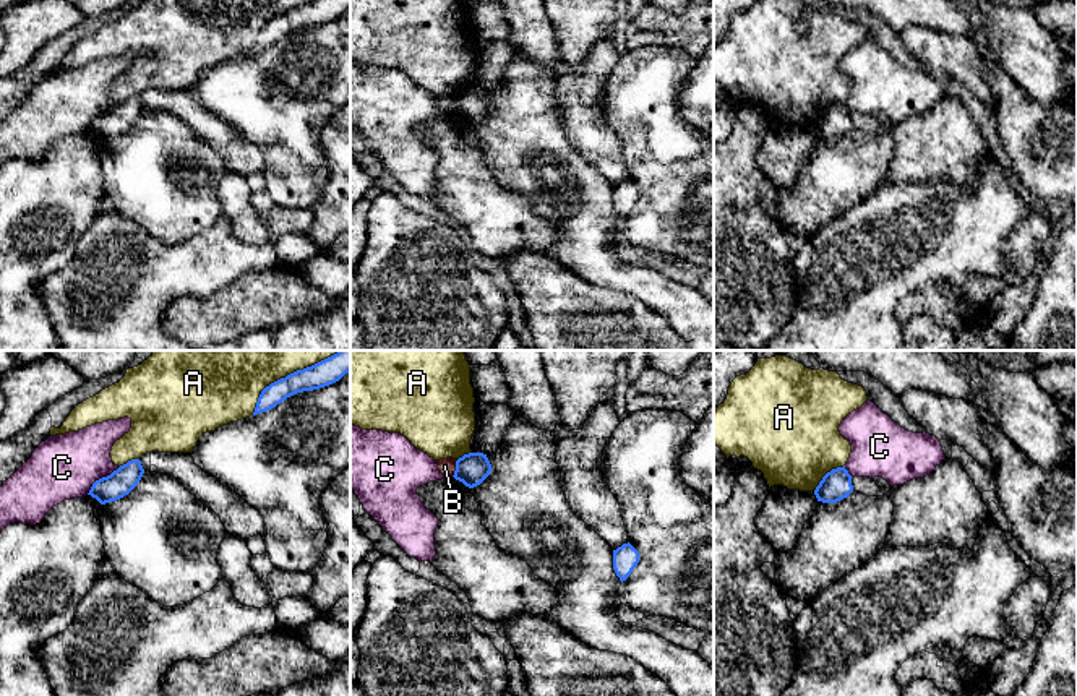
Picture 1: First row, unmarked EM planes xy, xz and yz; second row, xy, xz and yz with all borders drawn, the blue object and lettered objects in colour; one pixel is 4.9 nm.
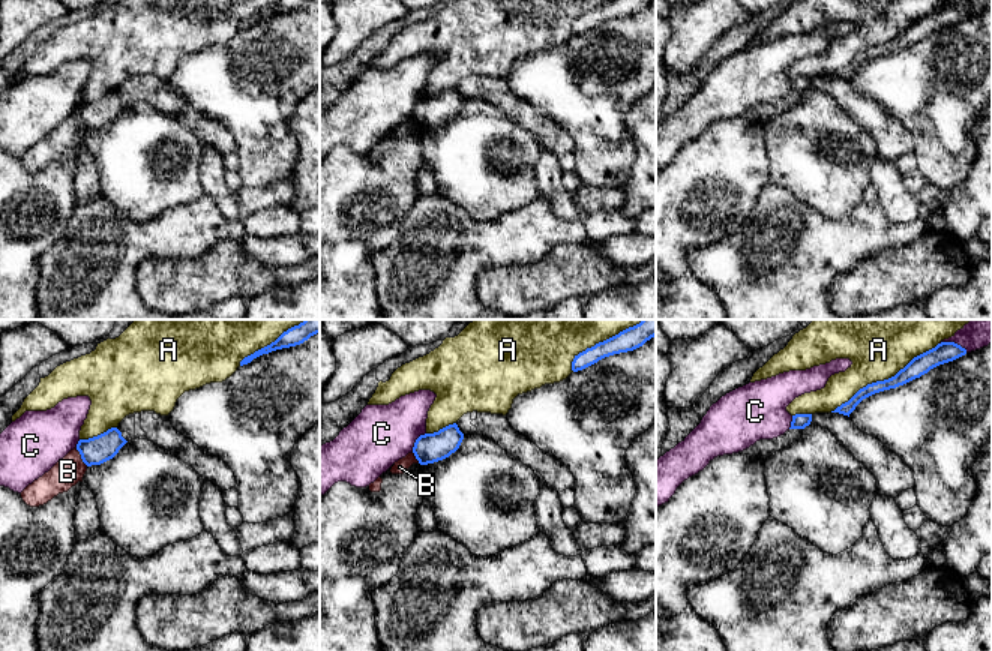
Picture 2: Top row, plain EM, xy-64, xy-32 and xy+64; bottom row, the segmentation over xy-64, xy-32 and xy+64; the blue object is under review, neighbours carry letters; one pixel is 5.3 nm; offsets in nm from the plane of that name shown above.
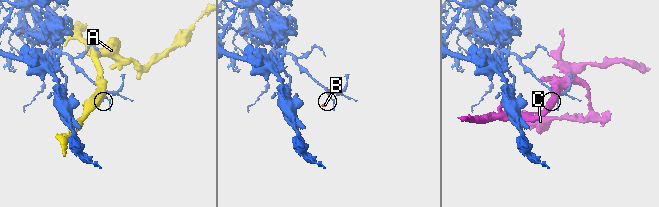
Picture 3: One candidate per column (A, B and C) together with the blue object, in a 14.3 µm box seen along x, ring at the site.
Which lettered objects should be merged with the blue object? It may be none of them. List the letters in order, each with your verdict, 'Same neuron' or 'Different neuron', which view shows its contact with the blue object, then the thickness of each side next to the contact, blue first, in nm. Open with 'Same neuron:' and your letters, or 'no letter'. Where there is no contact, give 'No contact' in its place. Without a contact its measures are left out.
Same neuron: no letter
A: Different neuron. Touches blue in xy. Thickness 120 nm (blue) against 280 nm
B: Different neuron. Touches blue in xz. Thickness 160 nm (blue) against 80 nm
C: Different neuron. Touches blue in xy. Thickness 140 nm (blue) against 320 nm

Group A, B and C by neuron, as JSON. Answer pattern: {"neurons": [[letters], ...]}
{"neurons": [["A"], ["B"], ["C"]]}

